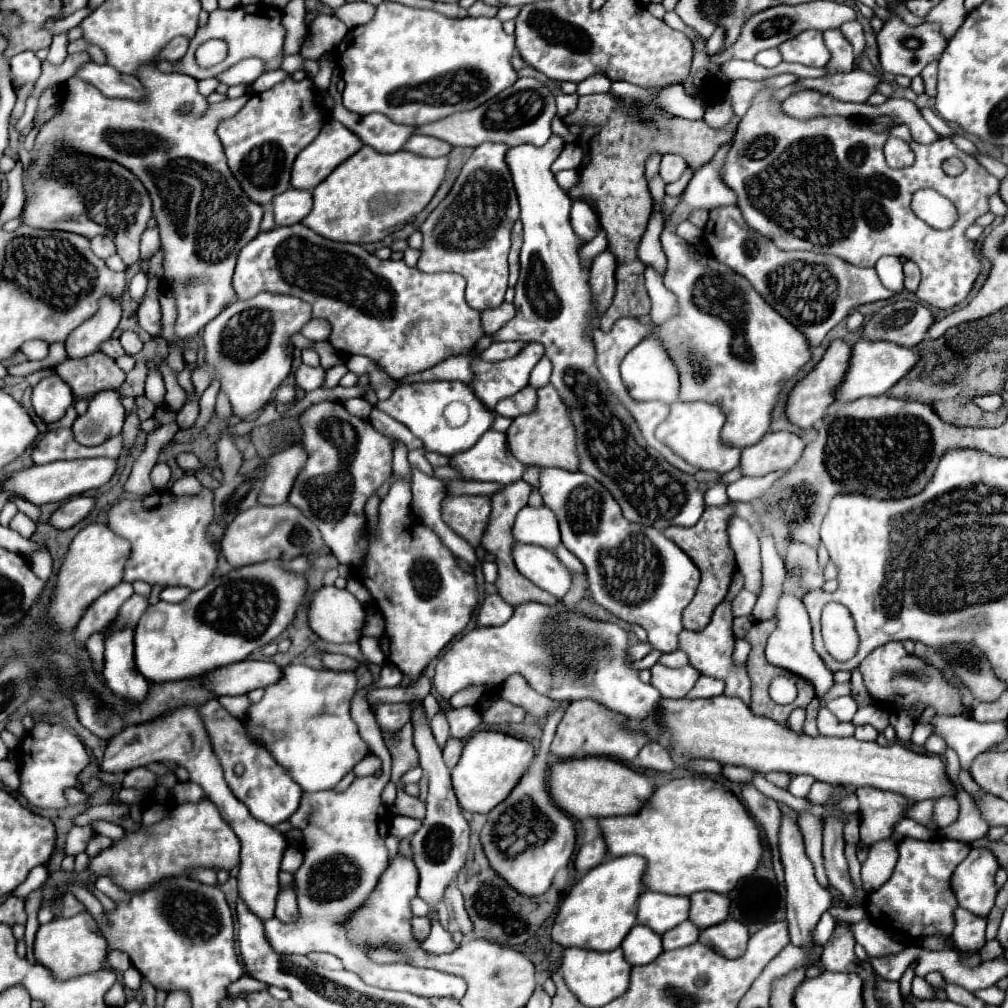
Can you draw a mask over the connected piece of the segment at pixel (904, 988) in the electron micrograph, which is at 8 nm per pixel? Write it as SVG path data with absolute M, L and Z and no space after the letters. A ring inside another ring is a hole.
M908 967L908 971L906 971L904 977L900 979L900 993L902 993L902 999L904 999L904 1001L906 1001L906 997L910 995L912 979L914 979L914 967Z

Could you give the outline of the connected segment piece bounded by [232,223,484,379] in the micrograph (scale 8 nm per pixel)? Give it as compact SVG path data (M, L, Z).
M298 223L298 225L290 225L290 227L276 227L272 231L260 231L238 255L238 263L236 263L236 271L234 271L234 281L232 281L234 289L236 289L236 295L238 299L252 299L256 297L256 293L262 293L262 291L268 291L268 293L280 293L280 295L292 295L292 297L298 297L306 303L310 303L312 307L312 315L314 317L320 317L320 319L326 319L332 323L332 333L328 337L328 343L342 355L364 355L364 357L370 357L378 367L382 367L382 371L392 377L392 379L402 379L406 375L412 375L412 373L420 373L420 371L426 371L434 365L438 365L440 361L444 361L446 357L450 355L456 355L458 351L464 351L464 349L470 349L474 343L478 343L478 339L484 335L482 333L482 327L480 327L480 311L472 309L466 299L464 299L464 279L460 275L452 275L452 273L420 273L418 269L414 267L408 267L404 261L392 261L392 259L378 259L376 255L368 253L366 249L362 249L360 245L354 245L354 243L334 243L330 239L324 239L320 237L318 233L314 233L312 229L308 229L306 225Z

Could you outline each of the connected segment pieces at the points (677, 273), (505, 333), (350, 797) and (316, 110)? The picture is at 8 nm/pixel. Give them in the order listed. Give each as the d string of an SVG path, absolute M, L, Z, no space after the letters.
M734 137L728 143L724 143L704 167L700 167L694 173L682 195L682 201L678 203L664 231L661 232L660 241L668 257L664 285L678 297L680 313L672 321L660 325L656 337L662 339L672 361L680 371L680 401L706 401L718 405L726 413L722 439L732 447L748 447L758 443L762 435L770 431L772 411L778 403L778 395L782 387L812 359L812 347L808 339L804 339L804 335L792 323L788 323L788 319L784 319L778 311L764 303L760 293L754 291L754 287L742 275L736 275L736 271L712 257L698 255L688 241L676 235L674 227L686 221L692 209L714 209L736 203L736 193L722 179L722 167L726 163L726 155L732 143Z
M556 135L548 139L544 147L534 145L520 145L512 147L506 155L506 163L512 171L514 187L518 193L518 201L522 207L520 219L524 223L524 245L520 251L520 277L516 283L516 317L504 325L498 333L494 333L496 341L540 341L546 349L548 359L554 365L550 383L558 391L560 399L570 411L570 419L576 429L576 451L580 469L588 475L592 475L596 481L600 481L618 501L618 505L624 511L624 517L634 523L652 525L656 529L666 529L670 525L694 525L702 511L704 511L704 493L700 491L700 483L692 475L684 475L676 467L668 465L662 455L656 449L650 449L648 443L644 443L644 437L640 435L640 429L636 427L636 421L632 415L628 415L628 409L616 401L612 391L608 391L598 367L596 367L596 349L592 343L590 331L598 329L598 321L602 313L598 311L598 303L592 297L590 289L590 269L582 265L580 249L584 247L584 241L574 233L570 225L570 205L572 199L558 187L556 179L552 177L550 165L552 159L560 155L564 147L564 141Z
M388 662L382 667L378 683L358 690L352 699L351 715L358 726L359 734L369 745L372 752L383 762L381 776L356 777L352 785L342 791L318 791L308 795L302 793L302 803L298 811L288 819L294 829L302 831L302 853L304 861L294 873L294 887L298 895L298 919L296 923L280 923L276 917L264 923L270 945L278 953L298 953L308 955L312 951L322 951L342 959L344 969L358 973L368 985L380 989L406 991L420 997L454 997L462 999L466 993L466 983L462 977L446 975L436 969L422 969L412 965L376 965L364 951L346 937L346 921L358 911L372 889L378 883L378 877L388 867L386 837L390 833L390 815L386 805L380 801L384 785L390 781L392 758L378 727L366 695L377 688L399 686L404 674L394 664Z
M288 77L284 83L268 89L268 91L252 93L250 101L234 117L222 121L216 129L218 131L216 135L224 147L232 175L236 175L236 179L238 179L242 191L248 195L248 199L252 199L254 203L258 203L262 207L268 205L276 195L290 189L290 171L292 171L294 157L316 139L316 135L320 133L320 129L324 125L324 111L316 103L314 91L310 87L312 87L312 81L308 77L300 83L296 83L292 77Z

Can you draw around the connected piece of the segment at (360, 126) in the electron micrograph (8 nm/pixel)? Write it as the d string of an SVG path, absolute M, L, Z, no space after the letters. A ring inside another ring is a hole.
M340 95L334 97L332 117L344 123L352 133L356 133L364 145L370 145L380 153L400 151L404 143L414 135L414 127L392 123L386 115L380 115L380 113L354 115L352 111L346 111L340 101Z

